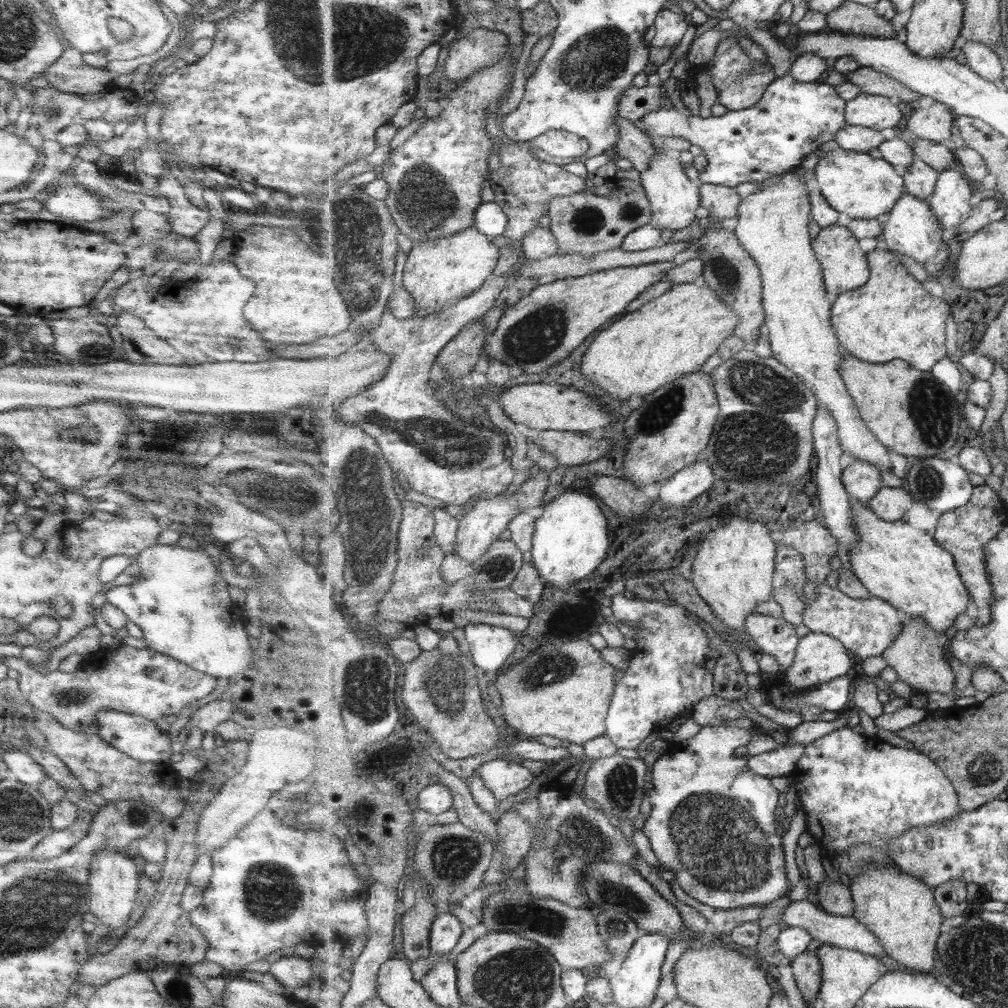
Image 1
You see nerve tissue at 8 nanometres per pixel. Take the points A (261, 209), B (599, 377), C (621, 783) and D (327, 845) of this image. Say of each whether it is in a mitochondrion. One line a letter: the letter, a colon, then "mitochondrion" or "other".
A: other
B: other
C: mitochondrion
D: other

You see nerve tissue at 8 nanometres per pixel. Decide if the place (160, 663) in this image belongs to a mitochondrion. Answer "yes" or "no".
no

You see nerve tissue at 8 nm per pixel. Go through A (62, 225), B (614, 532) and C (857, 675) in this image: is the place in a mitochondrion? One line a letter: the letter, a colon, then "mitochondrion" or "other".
A: other
B: other
C: other

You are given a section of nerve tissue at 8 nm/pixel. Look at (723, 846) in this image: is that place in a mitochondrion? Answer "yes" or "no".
yes

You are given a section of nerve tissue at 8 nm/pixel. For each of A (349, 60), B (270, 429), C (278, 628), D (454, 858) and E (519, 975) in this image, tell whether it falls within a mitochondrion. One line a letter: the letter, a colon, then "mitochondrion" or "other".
A: mitochondrion
B: other
C: other
D: mitochondrion
E: mitochondrion

